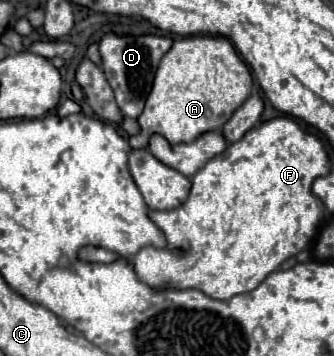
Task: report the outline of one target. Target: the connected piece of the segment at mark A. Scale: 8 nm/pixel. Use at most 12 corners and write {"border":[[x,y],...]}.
{"border":[[226,37],[176,39],[134,149],[222,129],[252,73]]}

